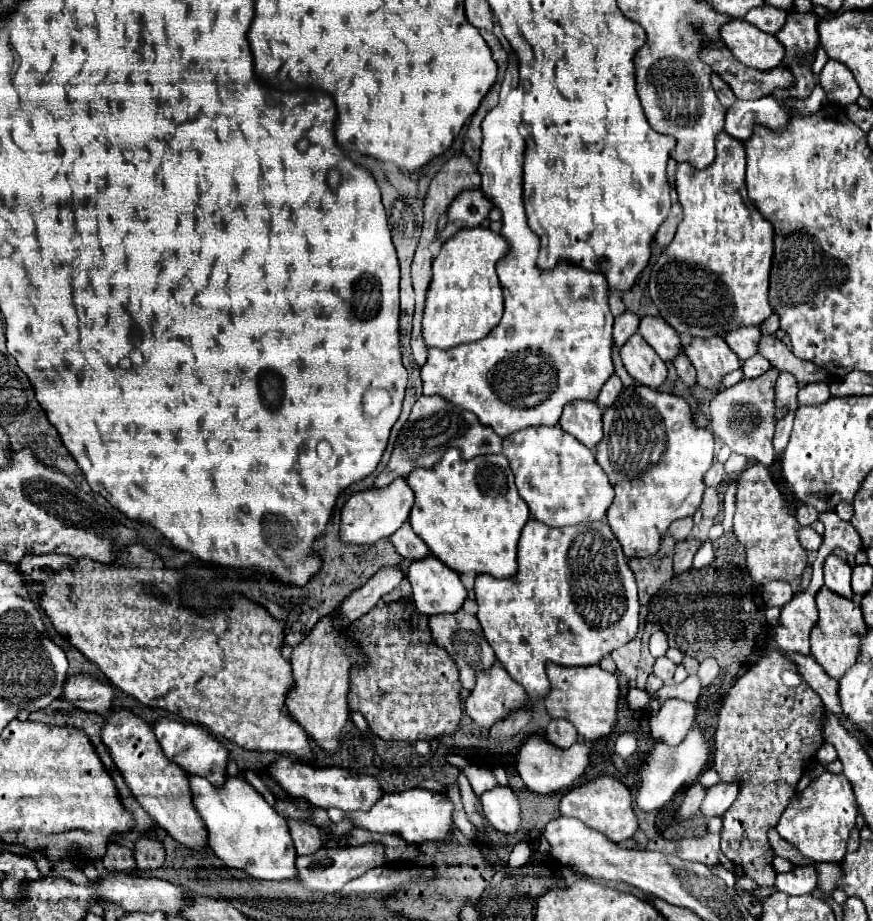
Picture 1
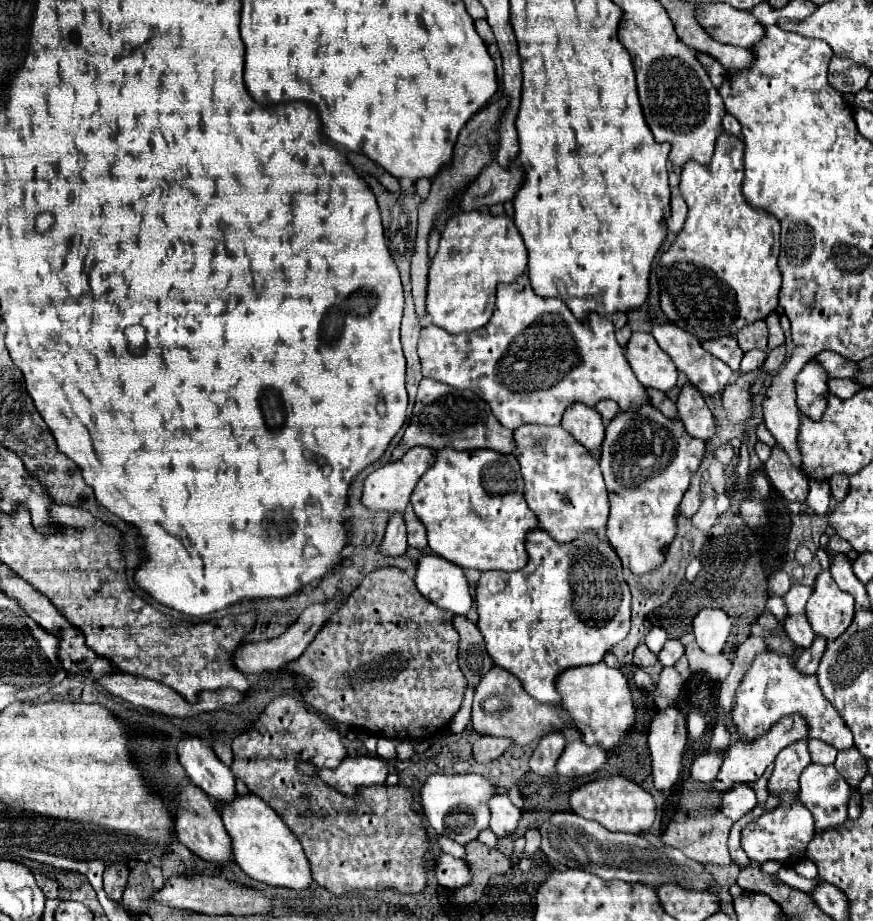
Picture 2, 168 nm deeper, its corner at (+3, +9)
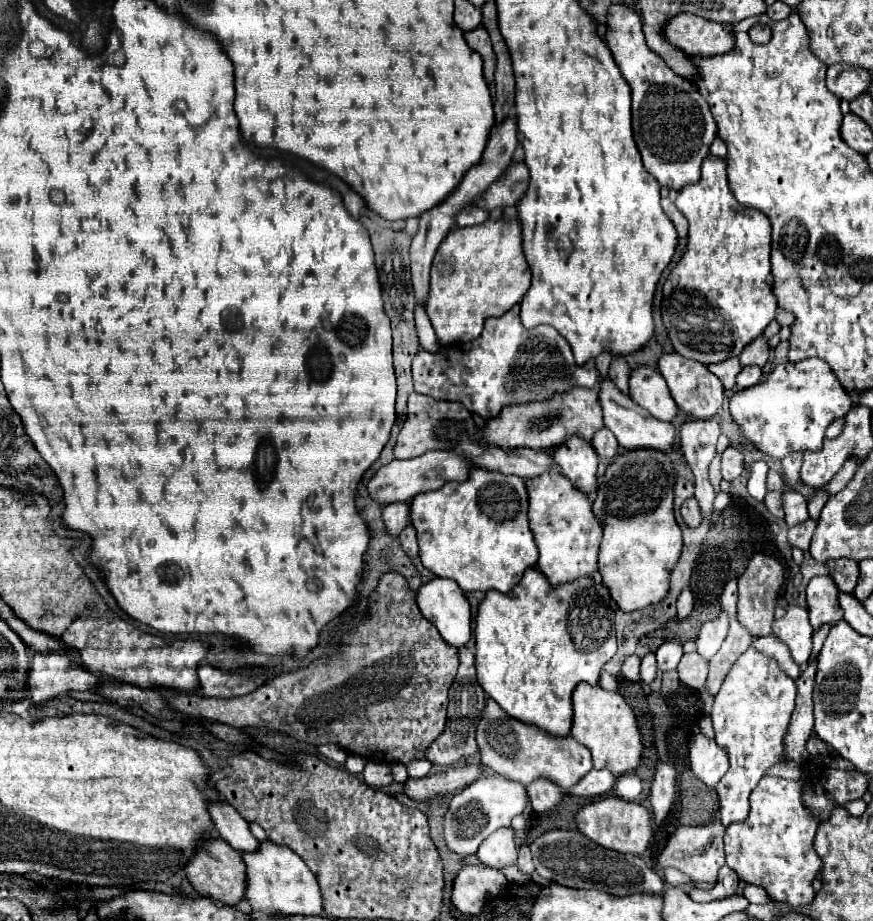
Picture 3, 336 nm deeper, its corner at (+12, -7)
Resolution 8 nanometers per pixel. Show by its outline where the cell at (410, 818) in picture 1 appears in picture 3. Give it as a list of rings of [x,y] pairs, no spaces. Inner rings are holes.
[[[490,776],[490,778],[478,778],[474,784],[466,786],[458,794],[454,794],[450,808],[444,816],[444,838],[452,852],[470,856],[476,854],[478,846],[496,830],[510,828],[512,818],[522,814],[528,806],[528,792],[526,786],[506,780],[502,776]]]

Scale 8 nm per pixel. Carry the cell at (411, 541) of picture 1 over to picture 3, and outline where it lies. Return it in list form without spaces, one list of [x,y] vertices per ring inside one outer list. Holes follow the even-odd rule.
[[[408,524],[408,526],[400,532],[400,542],[402,542],[404,552],[406,552],[410,558],[416,558],[416,556],[418,556],[418,538],[416,538],[416,530],[414,530],[412,524]]]

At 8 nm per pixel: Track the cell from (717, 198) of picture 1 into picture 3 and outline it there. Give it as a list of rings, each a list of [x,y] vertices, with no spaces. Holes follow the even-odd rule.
[[[708,156],[702,162],[700,182],[678,192],[676,208],[686,216],[690,232],[682,260],[664,282],[662,318],[674,350],[684,358],[698,360],[706,366],[740,356],[742,350],[774,320],[776,312],[776,296],[772,294],[770,274],[770,220],[760,210],[746,208],[736,202],[728,190],[726,162],[714,156]]]

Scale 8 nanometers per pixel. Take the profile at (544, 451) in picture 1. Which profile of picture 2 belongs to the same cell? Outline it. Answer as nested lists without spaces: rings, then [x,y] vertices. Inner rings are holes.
[[[525,424],[515,428],[513,436],[515,436],[513,454],[521,466],[521,476],[525,484],[523,494],[529,508],[535,512],[539,526],[547,530],[557,542],[573,540],[579,532],[585,532],[585,530],[601,532],[609,518],[609,500],[607,500],[607,490],[605,490],[605,482],[603,482],[597,458],[587,448],[577,444],[577,440],[569,432],[565,432],[561,426]]]

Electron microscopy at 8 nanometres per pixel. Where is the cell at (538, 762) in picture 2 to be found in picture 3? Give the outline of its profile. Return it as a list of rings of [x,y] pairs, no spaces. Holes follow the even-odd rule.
[[[534,780],[534,786],[528,786],[528,792],[532,808],[538,814],[554,810],[562,798],[562,792],[558,792],[558,788],[550,784],[550,780]]]

